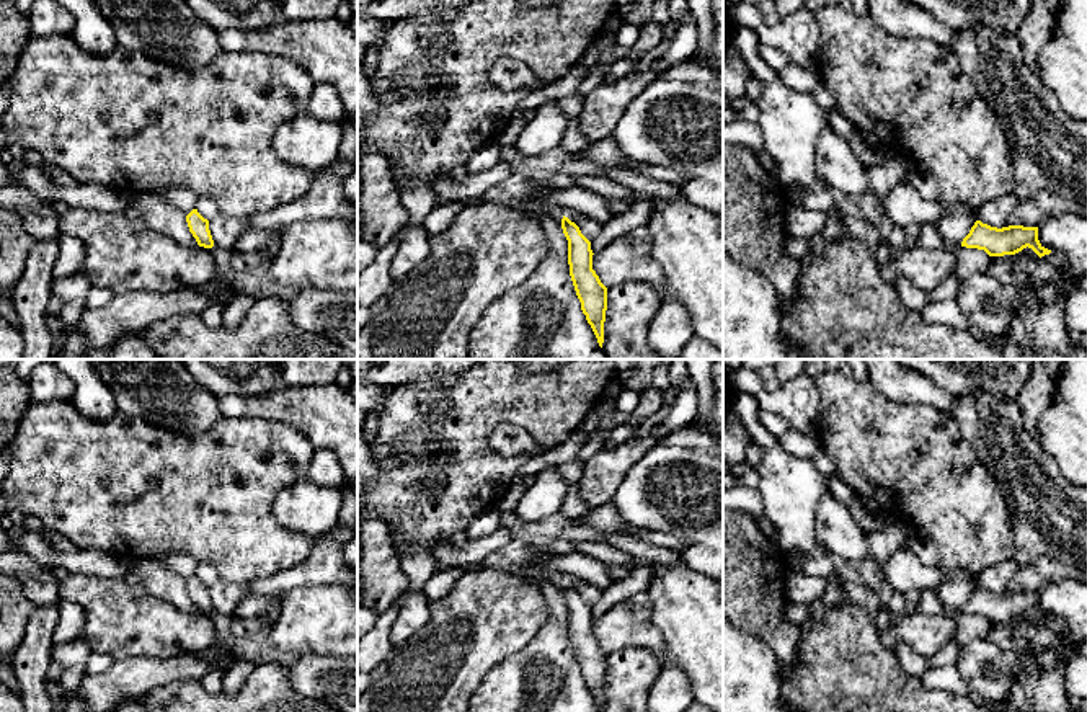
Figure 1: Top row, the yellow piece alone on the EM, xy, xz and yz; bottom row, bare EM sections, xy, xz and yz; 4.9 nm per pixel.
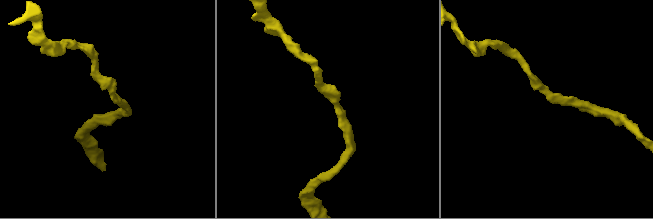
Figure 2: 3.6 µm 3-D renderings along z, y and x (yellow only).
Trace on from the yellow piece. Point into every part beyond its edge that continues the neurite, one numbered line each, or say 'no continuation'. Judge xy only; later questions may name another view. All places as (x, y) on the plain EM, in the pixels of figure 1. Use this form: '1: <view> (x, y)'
no continuation

